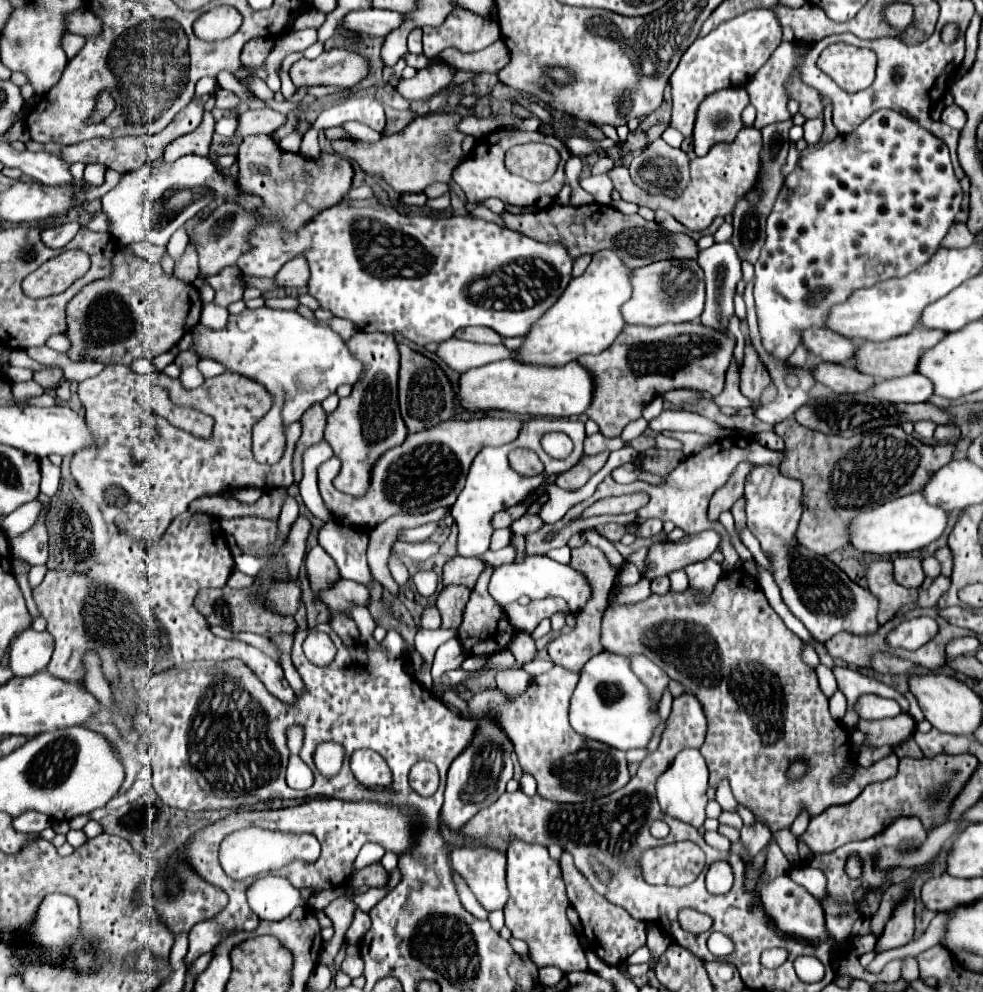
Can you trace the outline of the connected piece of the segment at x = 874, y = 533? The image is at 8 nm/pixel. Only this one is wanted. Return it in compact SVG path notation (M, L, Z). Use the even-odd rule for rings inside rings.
M920 492L902 496L898 500L890 500L878 508L860 512L854 518L854 524L850 524L850 544L862 552L862 554L878 554L878 556L890 556L890 554L904 554L918 548L928 546L946 528L946 512L942 508L930 506Z

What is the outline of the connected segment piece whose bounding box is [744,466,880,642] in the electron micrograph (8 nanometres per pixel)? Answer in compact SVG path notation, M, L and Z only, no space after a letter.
M762 466L752 468L752 472L746 476L746 492L744 492L748 504L746 504L746 516L748 516L748 530L760 540L762 550L770 556L770 564L774 568L774 580L780 586L782 600L790 608L790 612L808 628L808 632L818 640L826 642L838 632L852 632L852 634L874 634L878 630L878 598L874 598L872 592L852 582L836 564L832 564L826 556L818 556L804 546L796 542L796 530L802 516L802 482L792 480L780 474L778 468Z

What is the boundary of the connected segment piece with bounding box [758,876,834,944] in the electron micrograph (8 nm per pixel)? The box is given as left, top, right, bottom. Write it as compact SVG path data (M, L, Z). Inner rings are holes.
M778 876L776 880L772 880L770 884L760 884L760 892L762 892L762 902L766 912L770 914L772 922L788 934L798 934L808 938L810 942L828 942L832 944L834 938L828 934L826 928L826 920L824 920L824 908L822 904L802 886L798 886L796 882L792 882L788 876Z

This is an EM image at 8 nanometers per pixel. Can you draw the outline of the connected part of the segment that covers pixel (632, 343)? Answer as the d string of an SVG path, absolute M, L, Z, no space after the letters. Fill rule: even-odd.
M684 322L684 324L662 324L656 328L644 328L644 326L626 326L614 344L606 348L604 352L596 356L580 356L578 362L584 368L590 368L590 374L594 376L594 400L590 402L590 408L586 408L586 416L592 418L604 436L620 436L624 426L636 418L642 416L642 408L652 402L652 398L666 394L670 390L678 388L690 388L690 390L706 390L712 396L718 396L724 388L724 374L728 370L730 358L734 354L736 338L732 334L714 332L708 326L702 326L700 322Z

